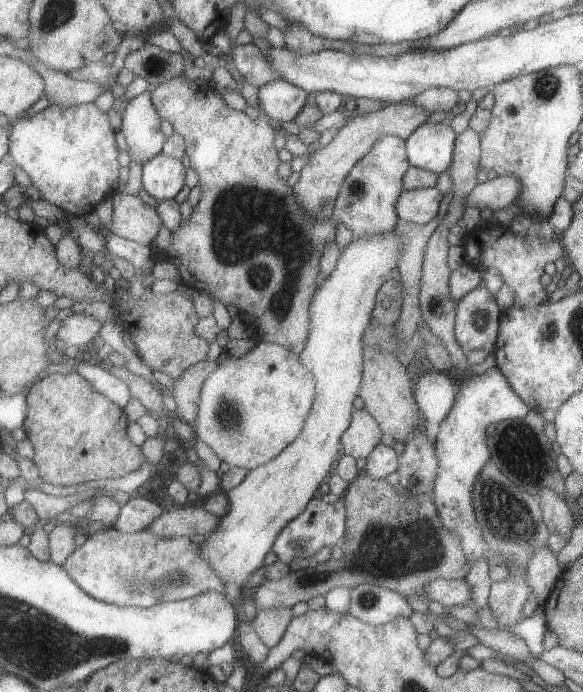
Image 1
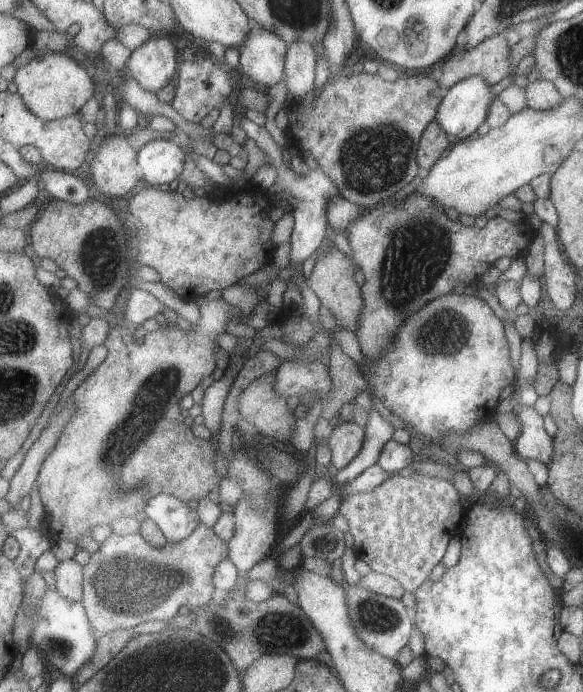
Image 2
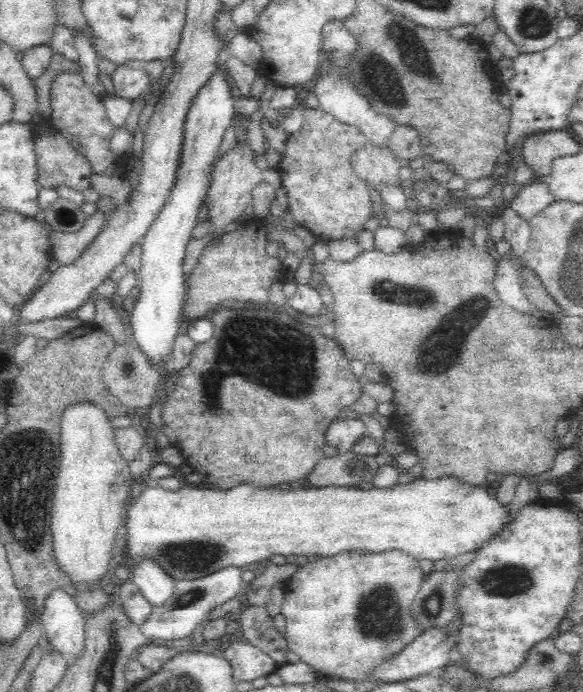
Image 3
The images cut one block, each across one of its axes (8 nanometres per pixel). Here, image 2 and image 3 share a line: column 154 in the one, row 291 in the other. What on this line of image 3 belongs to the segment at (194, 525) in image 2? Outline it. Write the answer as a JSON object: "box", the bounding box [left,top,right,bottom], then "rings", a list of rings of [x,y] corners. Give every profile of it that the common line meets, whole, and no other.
{"box":[495,257,533,312],"rings":[[[502,257],[497,263],[495,287],[506,304],[512,304],[522,312],[528,312],[533,307],[520,291],[516,269],[510,259]]]}

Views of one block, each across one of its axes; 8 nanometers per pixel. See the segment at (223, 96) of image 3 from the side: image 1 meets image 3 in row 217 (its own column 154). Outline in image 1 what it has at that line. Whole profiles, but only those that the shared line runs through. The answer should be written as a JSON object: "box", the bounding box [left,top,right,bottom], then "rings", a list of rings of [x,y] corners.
{"box":[143,152,186,201],"rings":[[[162,152],[143,168],[145,190],[159,201],[174,200],[186,188],[186,164]]]}

